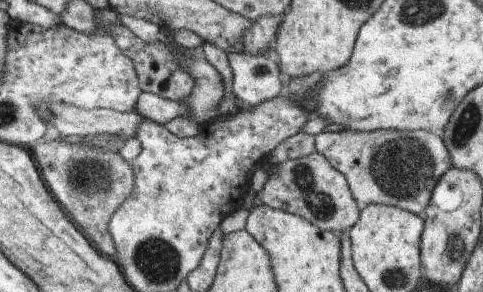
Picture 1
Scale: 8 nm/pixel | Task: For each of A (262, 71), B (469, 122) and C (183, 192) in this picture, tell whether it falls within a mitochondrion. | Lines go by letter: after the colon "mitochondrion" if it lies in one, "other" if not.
A: mitochondrion
B: mitochondrion
C: other

